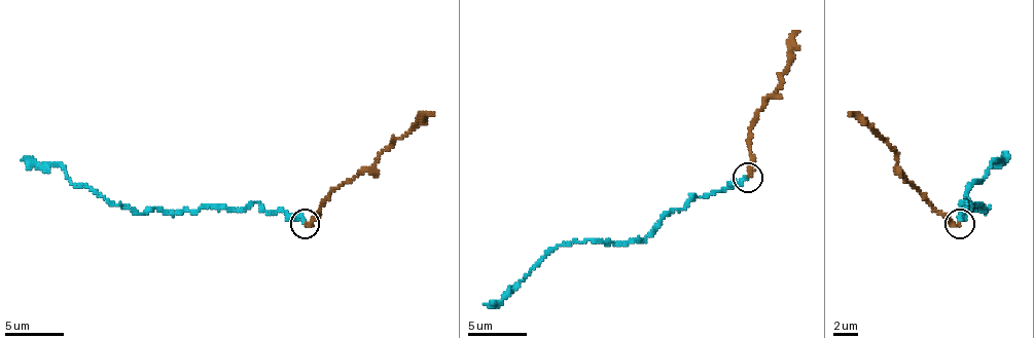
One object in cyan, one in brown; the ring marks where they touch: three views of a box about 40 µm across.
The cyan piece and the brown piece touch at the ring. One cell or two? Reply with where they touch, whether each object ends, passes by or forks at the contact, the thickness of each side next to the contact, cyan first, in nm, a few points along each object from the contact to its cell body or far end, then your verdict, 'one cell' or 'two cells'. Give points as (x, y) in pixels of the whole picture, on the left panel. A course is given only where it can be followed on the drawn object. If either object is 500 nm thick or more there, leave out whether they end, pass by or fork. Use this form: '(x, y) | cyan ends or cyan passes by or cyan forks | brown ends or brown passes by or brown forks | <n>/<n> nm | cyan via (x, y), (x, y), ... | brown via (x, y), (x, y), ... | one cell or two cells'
(305, 223) | cyan ends | brown ends | 150/240 nm | cyan via (306, 223), (251, 202), (234, 208), (185, 211), (147, 208), (133, 214), (67, 178), (61, 165), (21, 159) | brown via (306, 223), (309, 226), (326, 197), (433, 112) | one cell

